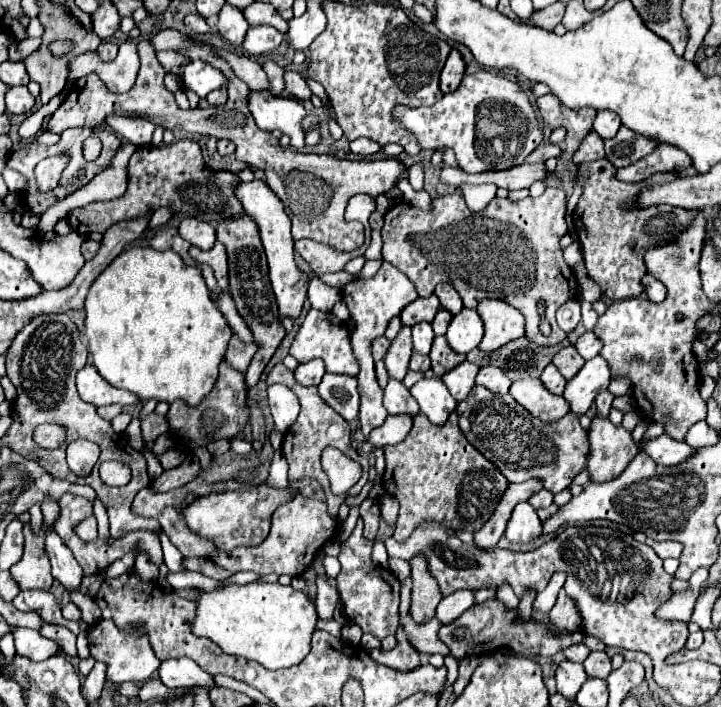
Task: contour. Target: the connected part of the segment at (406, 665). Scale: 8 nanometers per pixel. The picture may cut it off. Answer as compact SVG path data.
M403 626L397 628L397 646L389 652L377 652L375 654L375 660L379 664L385 664L393 670L399 670L399 672L411 672L415 668L421 666L421 658L419 658L419 652L413 648L413 644L409 642L409 636L405 634Z

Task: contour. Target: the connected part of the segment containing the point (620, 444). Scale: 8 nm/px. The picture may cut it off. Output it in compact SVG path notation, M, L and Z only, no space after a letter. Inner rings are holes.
M595 416L589 428L589 442L591 454L587 462L587 470L591 472L593 480L605 482L617 478L619 472L625 470L627 462L637 456L639 448L623 426L611 424L609 418Z

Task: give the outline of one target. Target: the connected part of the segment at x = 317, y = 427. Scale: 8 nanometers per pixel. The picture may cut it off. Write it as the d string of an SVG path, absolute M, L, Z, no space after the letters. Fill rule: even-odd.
M277 364L277 366L269 372L269 376L267 376L267 384L275 384L275 382L289 386L289 388L297 394L297 398L299 398L299 402L301 402L299 418L297 418L295 424L285 432L285 438L283 438L283 454L285 454L285 458L287 458L287 462L289 462L289 480L291 480L291 482L295 482L295 480L299 480L299 478L315 478L315 480L319 480L321 486L323 486L323 490L325 490L325 494L327 494L329 514L331 514L331 516L337 516L337 510L339 510L341 502L343 502L347 496L353 496L353 492L347 492L347 494L341 494L341 496L337 496L337 494L331 492L327 474L325 474L323 468L321 468L321 452L323 452L327 446L333 446L333 448L339 448L339 450L341 450L345 456L349 456L351 460L357 460L357 462L361 464L363 476L361 476L361 482L355 484L355 496L361 492L361 488L363 488L363 486L367 484L367 480L369 480L369 464L367 464L367 458L359 456L359 454L351 448L351 430L349 430L349 424L347 424L339 414L335 414L335 410L331 410L331 408L319 398L317 388L313 388L313 386L311 386L311 388L305 388L305 386L301 386L301 384L295 380L293 372L287 370L283 364Z

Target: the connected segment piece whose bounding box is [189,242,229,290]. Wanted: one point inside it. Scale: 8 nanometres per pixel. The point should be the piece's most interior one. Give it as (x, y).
(216, 257)

